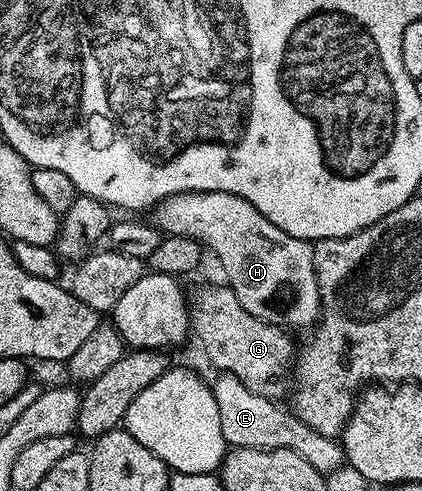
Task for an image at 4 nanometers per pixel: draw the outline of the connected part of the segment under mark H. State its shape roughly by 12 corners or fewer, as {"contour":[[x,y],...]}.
{"contour":[[228,191],[153,206],[159,234],[196,239],[248,315],[309,330],[314,247]]}

